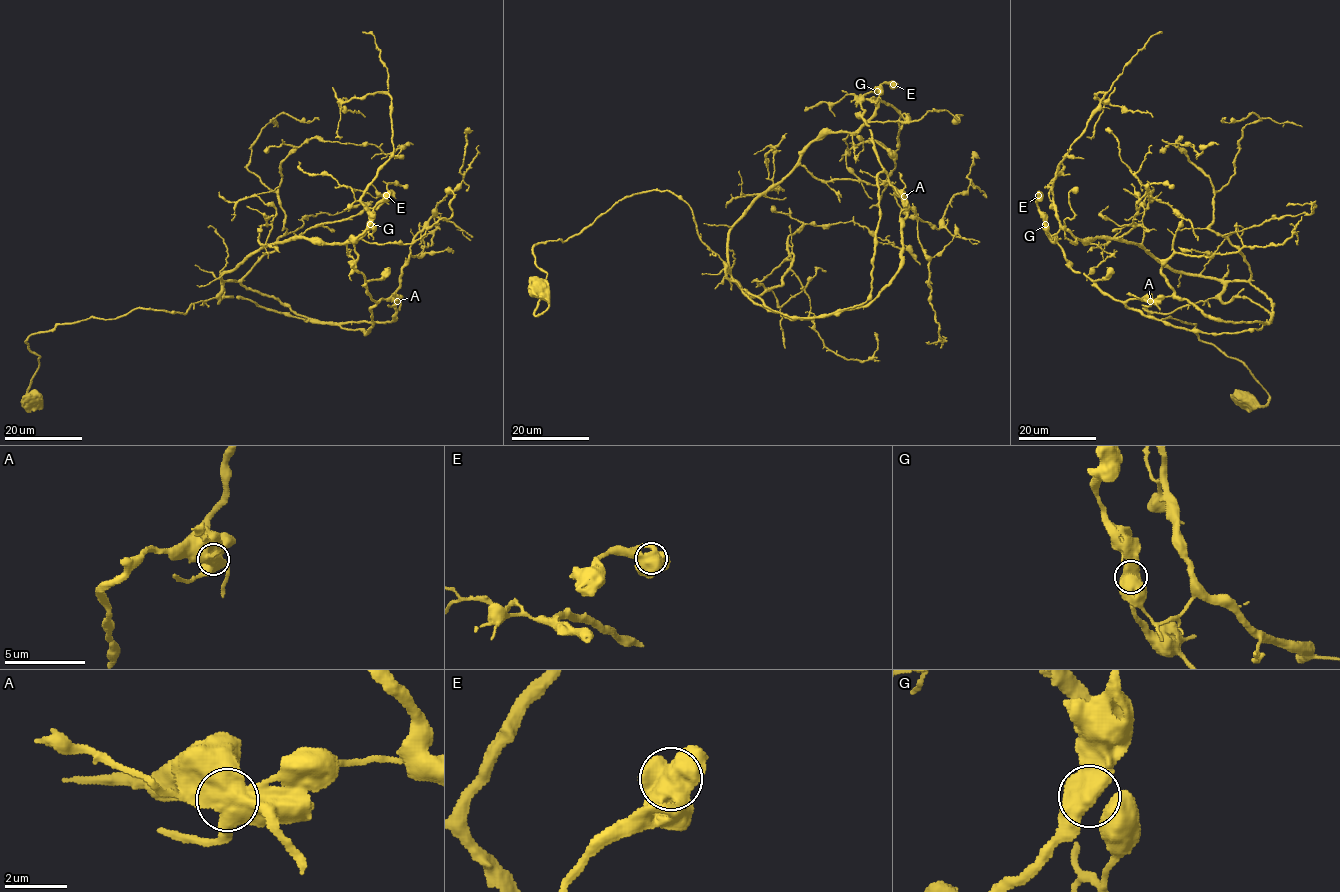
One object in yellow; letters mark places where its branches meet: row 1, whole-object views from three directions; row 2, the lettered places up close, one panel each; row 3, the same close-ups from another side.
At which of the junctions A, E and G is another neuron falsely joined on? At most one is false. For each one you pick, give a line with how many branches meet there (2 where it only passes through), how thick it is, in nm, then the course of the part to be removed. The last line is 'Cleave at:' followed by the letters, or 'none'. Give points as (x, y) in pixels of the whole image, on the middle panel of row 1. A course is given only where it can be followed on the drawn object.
Cleave at: none

